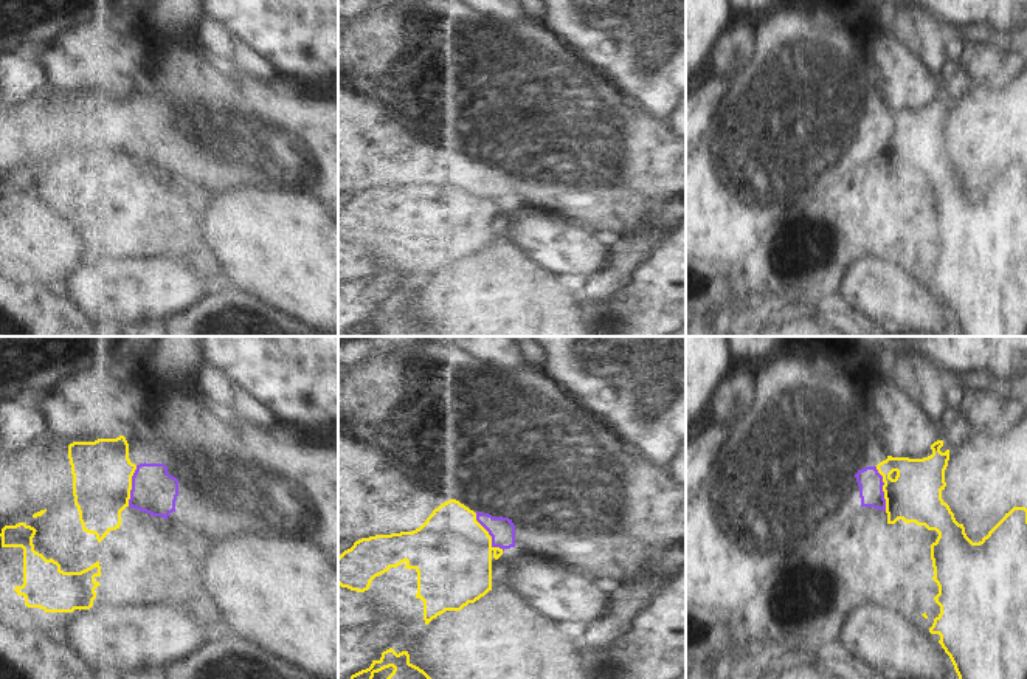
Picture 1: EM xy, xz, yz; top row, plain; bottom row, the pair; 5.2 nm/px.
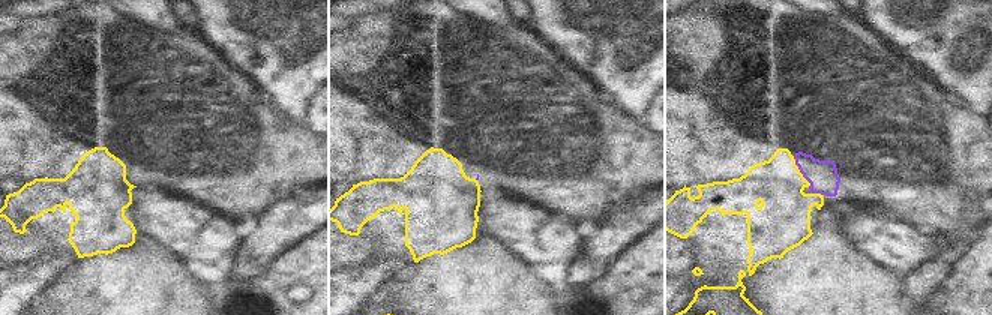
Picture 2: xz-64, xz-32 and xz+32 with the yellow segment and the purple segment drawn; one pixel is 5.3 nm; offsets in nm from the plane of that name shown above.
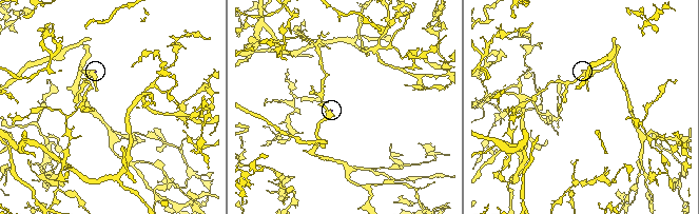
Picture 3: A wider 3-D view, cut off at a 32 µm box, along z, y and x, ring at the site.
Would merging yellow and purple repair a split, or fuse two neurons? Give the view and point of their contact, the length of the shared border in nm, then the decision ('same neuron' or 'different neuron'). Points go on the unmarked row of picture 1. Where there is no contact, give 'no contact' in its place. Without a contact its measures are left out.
xz (489, 188) | 240 nm | same neuron

